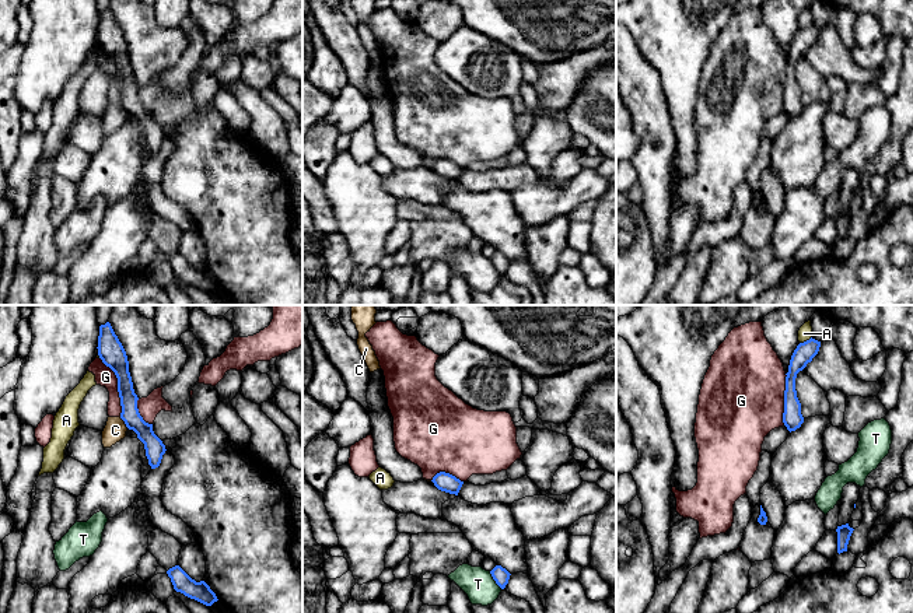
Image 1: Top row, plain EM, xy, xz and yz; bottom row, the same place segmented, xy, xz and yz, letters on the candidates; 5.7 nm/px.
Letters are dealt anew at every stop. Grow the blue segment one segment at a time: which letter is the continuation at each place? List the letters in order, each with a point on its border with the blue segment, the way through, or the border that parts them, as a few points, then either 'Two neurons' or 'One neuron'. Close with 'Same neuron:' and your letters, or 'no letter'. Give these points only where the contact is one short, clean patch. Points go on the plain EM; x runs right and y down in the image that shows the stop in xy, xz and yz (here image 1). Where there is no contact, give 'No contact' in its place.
A: Touches blue at yz (807, 27). Boundary: yz (811, 23), (800, 30). Two neurons
C: Touches blue at xy (125, 109). Boundary: xy (119, 104), (128, 114). Two neurons
G: Touches blue at xy (118, 73). Two neurons
T: Touches blue at xz (493, 265). Boundary: xz (489, 258), (502, 275). Two neurons
Same neuron: no letter

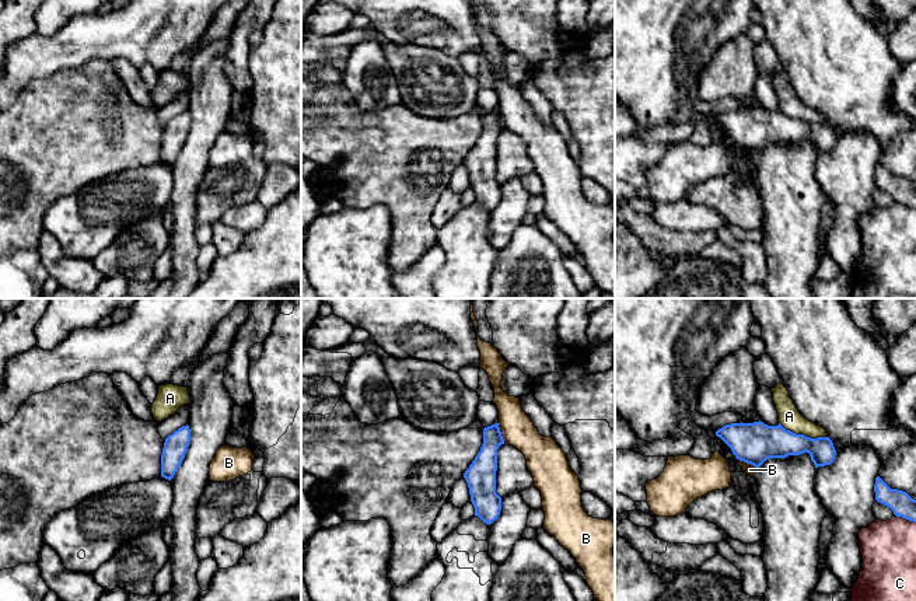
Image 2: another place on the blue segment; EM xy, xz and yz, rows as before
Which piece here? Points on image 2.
A: Touches blue at yz (803, 121). Boundary: yz (779, 108), (796, 119), (827, 123). Two neurons
B: Touches blue at xz (500, 118). Boundary: xz (497, 108), (504, 128). Two neurons
C: Touches blue at yz (905, 205). Two neurons
Same neuron: no letter

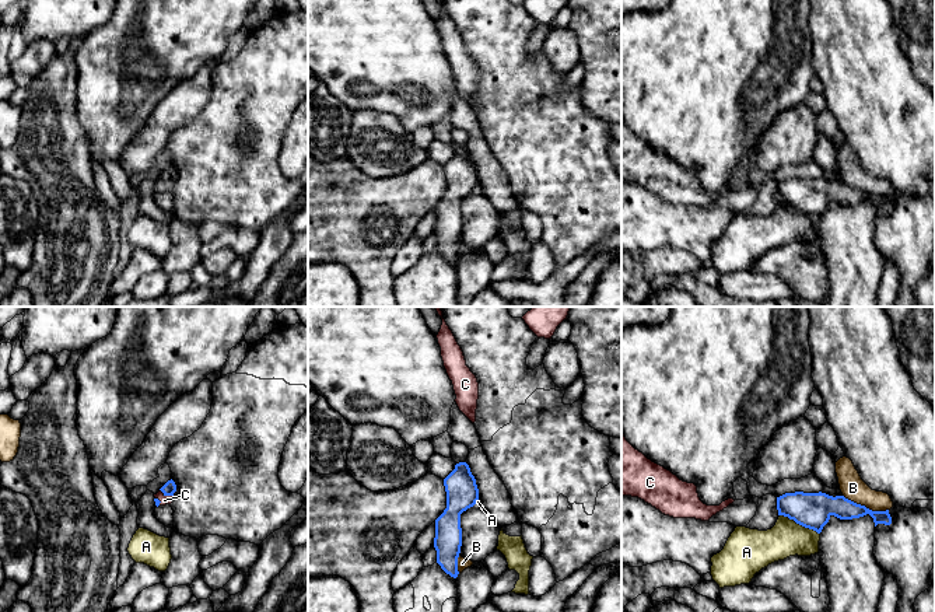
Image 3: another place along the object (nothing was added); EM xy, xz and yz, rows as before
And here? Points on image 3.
A: Touches blue at yz (799, 210). Boundary: yz (780, 200), (819, 220). Two neurons
B: Touches blue at yz (864, 192). Boundary: yz (843, 181), (872, 196), (888, 196). Two neurons
C: Touches blue at xy (168, 181). Path across: xy (170, 174), (168, 181), (164, 186). One neuron
Same neuron: C

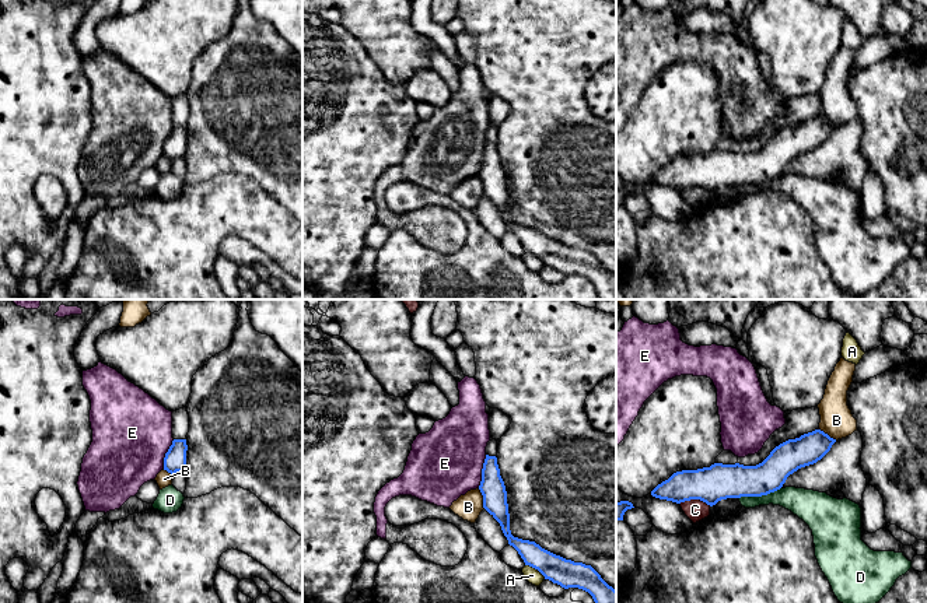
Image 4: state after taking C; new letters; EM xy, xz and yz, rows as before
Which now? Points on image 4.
A: Touches blue at xz (535, 255). Two neurons
B: Touches blue at xz (483, 185). Two neurons
C: Touches blue at yz (695, 185). Boundary: yz (679, 189), (700, 186), (710, 192). Two neurons
D: Touches blue at yz (759, 182). Two neurons
E: Touches blue at xz (482, 158). One neuron
Same neuron: E

